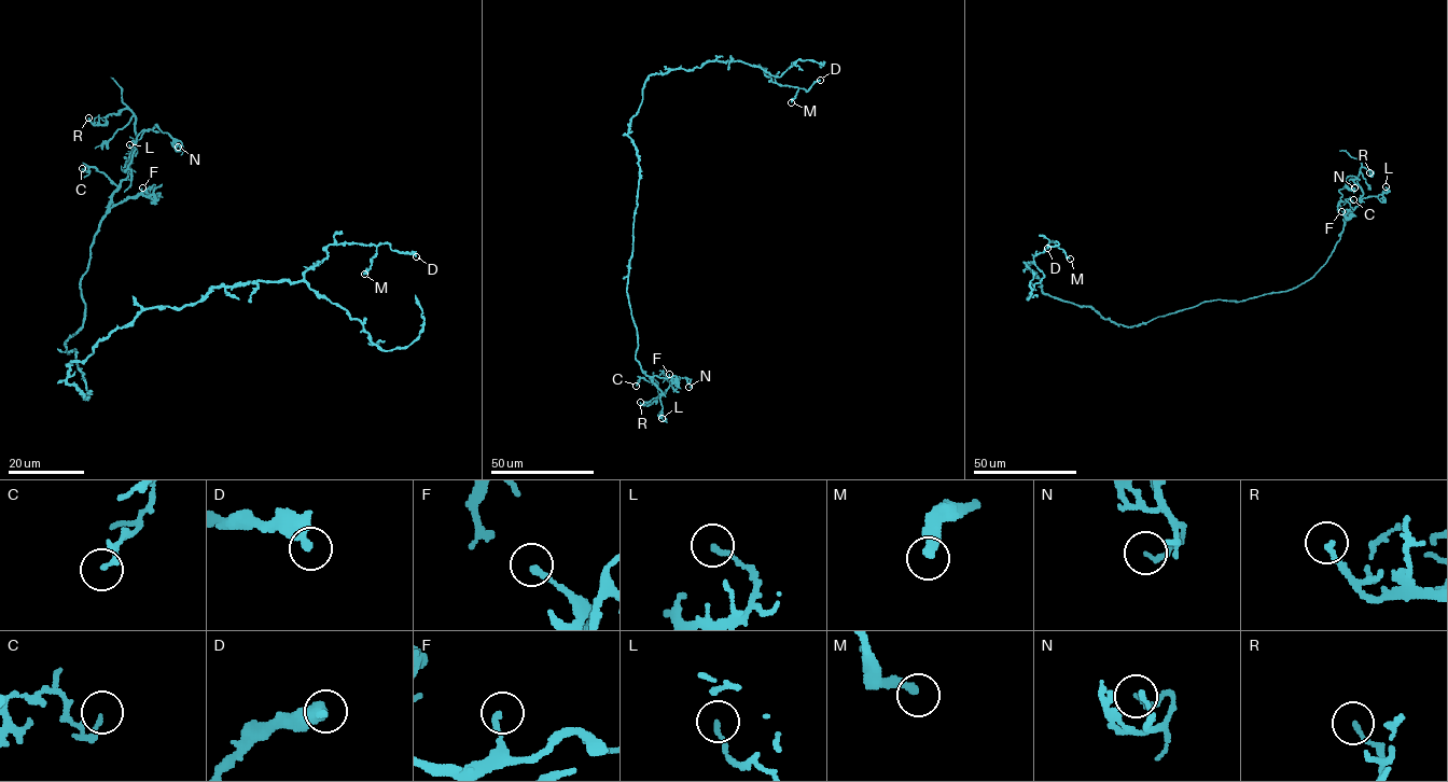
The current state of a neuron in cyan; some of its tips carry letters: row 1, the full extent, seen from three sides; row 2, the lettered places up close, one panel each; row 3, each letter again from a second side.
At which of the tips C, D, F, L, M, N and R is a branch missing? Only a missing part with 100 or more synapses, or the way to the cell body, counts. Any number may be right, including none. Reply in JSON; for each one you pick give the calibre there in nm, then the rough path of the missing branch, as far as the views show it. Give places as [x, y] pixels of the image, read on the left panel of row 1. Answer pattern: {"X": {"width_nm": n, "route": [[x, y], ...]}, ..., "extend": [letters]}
{"extend": []}

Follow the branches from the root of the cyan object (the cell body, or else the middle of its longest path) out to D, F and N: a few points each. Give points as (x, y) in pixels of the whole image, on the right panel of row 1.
D: (1144, 323), (1116, 324), (1090, 307), (1044, 294), (1028, 262), (1049, 242), (1058, 243), (1047, 248)
F: (1144, 323), (1202, 302), (1241, 302), (1304, 283), (1325, 263), (1339, 240), (1346, 215), (1341, 211)
N: (1144, 323), (1308, 280), (1359, 204), (1362, 191), (1348, 176), (1345, 183), (1354, 187)

